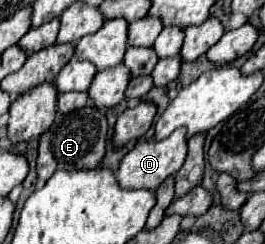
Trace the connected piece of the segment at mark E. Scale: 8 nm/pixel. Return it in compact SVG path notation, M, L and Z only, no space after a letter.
M85 105L79 111L67 115L57 115L53 125L39 139L39 157L37 157L37 175L41 181L47 181L57 169L95 169L105 155L107 145L107 117L95 105Z

